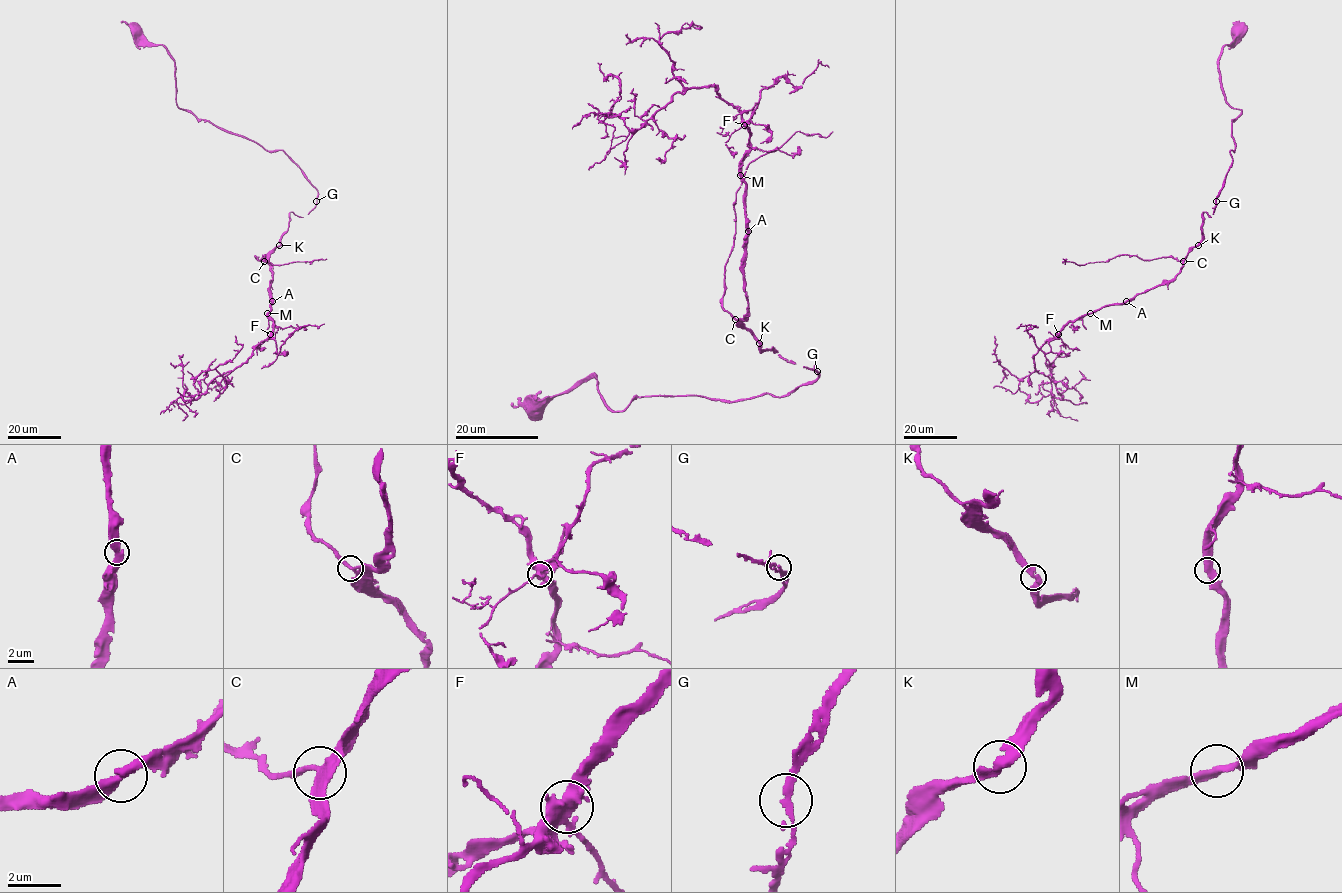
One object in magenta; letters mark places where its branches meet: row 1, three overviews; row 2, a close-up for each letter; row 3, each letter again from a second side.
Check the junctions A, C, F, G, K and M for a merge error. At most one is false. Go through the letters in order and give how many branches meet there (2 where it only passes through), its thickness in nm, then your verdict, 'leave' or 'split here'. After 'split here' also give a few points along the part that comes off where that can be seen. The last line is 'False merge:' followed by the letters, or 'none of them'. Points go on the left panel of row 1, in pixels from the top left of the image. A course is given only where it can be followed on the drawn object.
A: branches 2; calibre 440 nm; leave
C: branches 2; calibre 260 nm; leave
F: branches 4; calibre 440 nm; leave
G: branches 3; calibre 150 nm; leave
K: branches 2; calibre 340 nm; leave
M: branches 2; calibre 400 nm; leave
False merge: none of them

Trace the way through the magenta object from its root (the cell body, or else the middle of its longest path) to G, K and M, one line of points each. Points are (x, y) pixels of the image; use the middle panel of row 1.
G: (537, 411), (577, 381), (594, 376), (602, 401), (622, 411), (643, 396), (784, 396), (811, 384), (816, 370)
K: (537, 411), (594, 376), (614, 411), (643, 396), (784, 396), (819, 377), (759, 343)
M: (537, 411), (594, 376), (614, 411), (643, 396), (784, 396), (819, 377), (761, 350), (743, 324), (740, 175)

